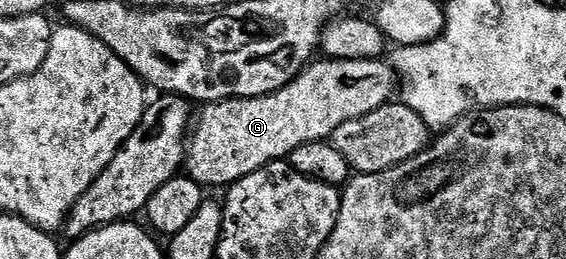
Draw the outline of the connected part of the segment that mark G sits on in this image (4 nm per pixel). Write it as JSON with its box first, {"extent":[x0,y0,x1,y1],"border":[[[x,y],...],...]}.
{"extent":[189,58,391,186],"border":[[[333,58],[323,61],[307,67],[287,88],[270,96],[211,103],[198,126],[189,179],[203,186],[238,184],[285,156],[293,157],[297,148],[329,141],[345,124],[372,114],[391,99],[390,84],[386,81],[390,68],[386,62]]]}

